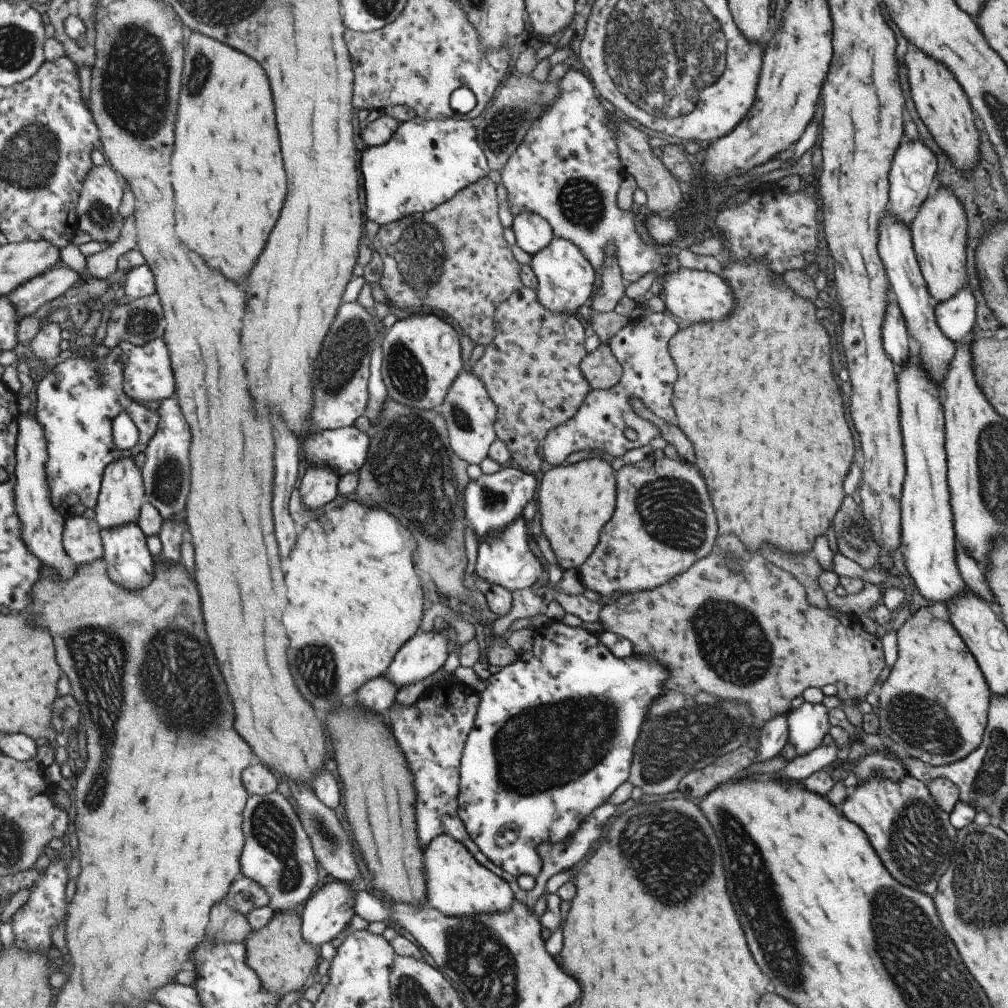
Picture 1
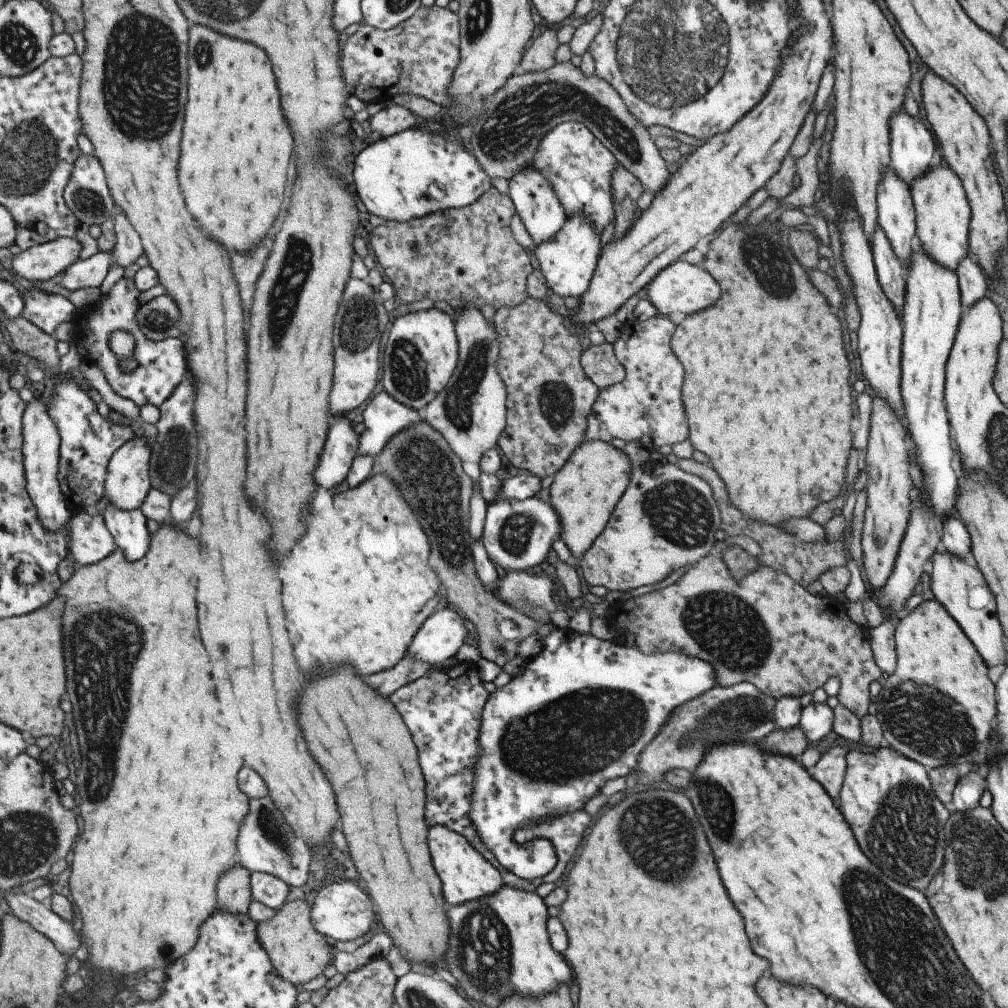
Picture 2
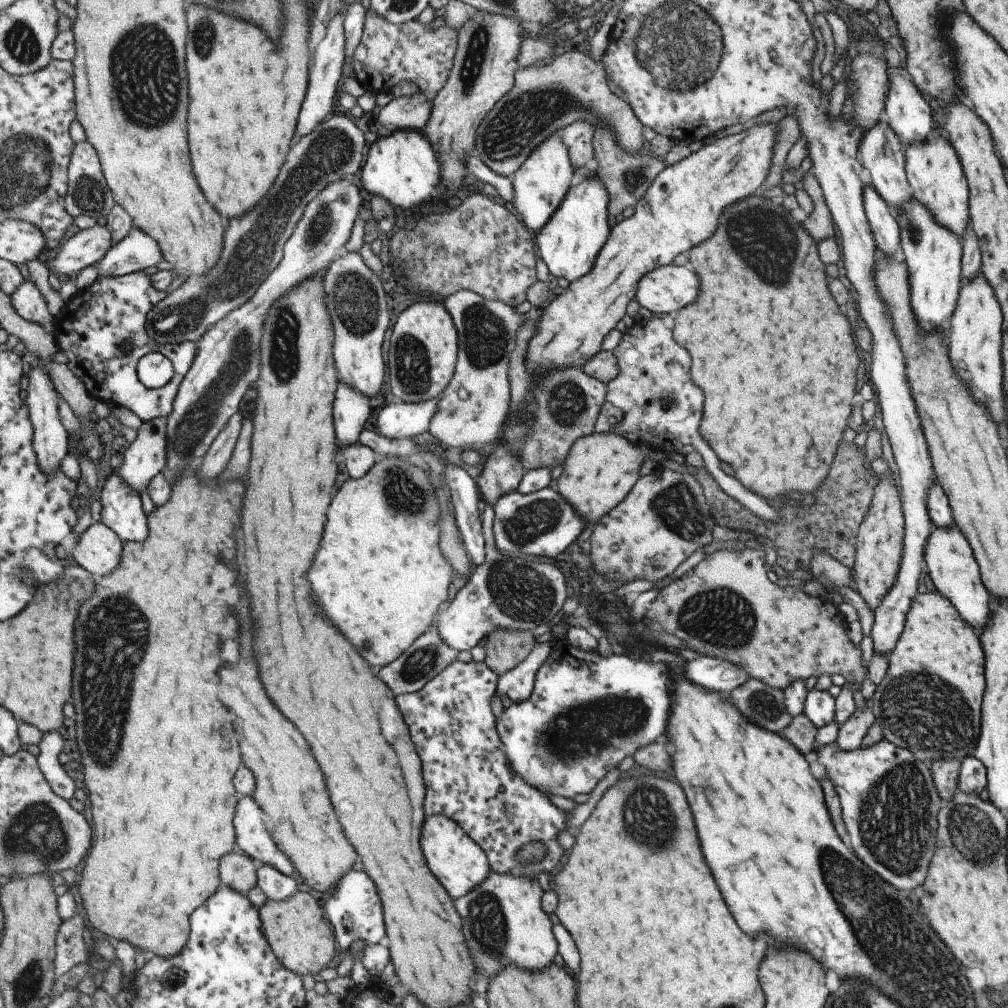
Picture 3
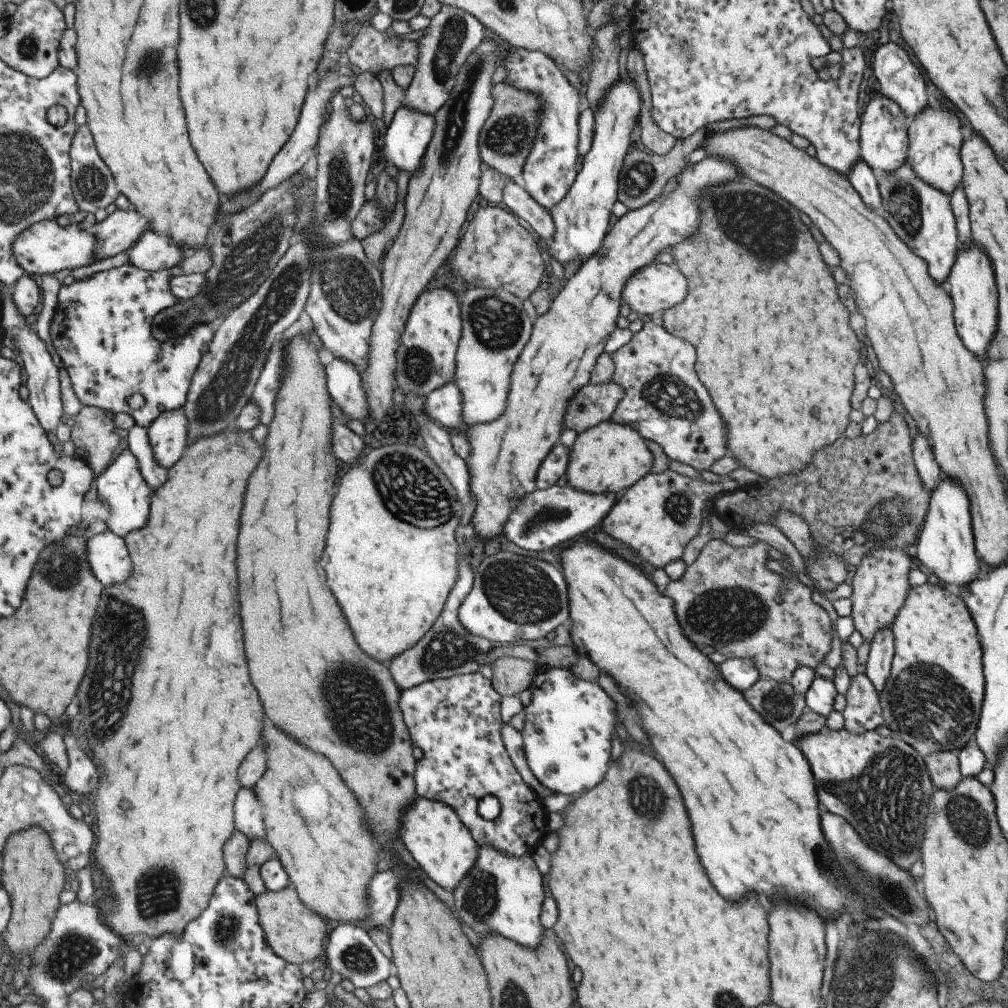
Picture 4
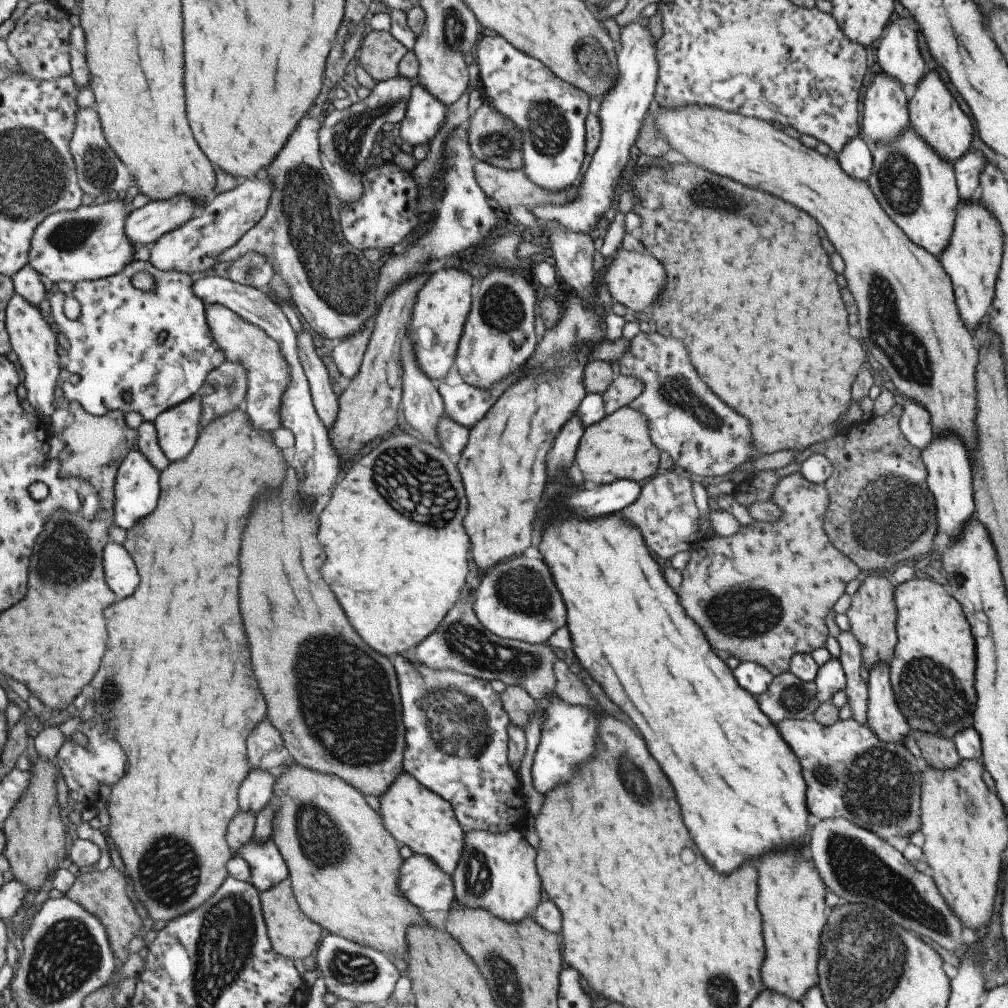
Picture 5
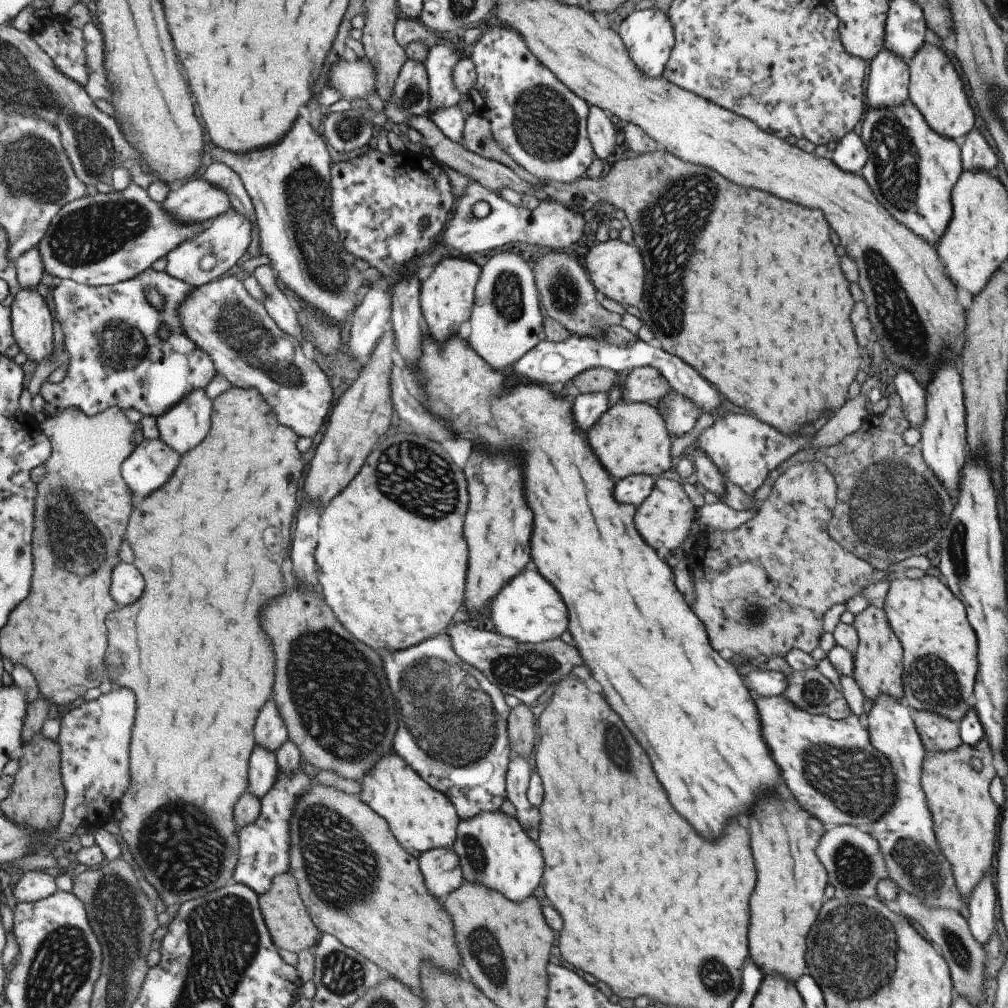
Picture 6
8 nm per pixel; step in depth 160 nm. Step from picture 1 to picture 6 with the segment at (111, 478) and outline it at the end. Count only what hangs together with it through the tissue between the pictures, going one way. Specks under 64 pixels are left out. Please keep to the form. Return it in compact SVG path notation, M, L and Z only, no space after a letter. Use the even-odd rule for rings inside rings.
M206 389L193 391L158 417L160 438L185 454L207 438L213 416L214 400L207 396Z

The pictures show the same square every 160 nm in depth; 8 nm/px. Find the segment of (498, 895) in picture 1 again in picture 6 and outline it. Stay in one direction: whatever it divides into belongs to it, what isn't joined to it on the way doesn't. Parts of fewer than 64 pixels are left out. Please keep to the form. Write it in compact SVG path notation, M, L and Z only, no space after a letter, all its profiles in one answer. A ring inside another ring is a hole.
M397 752L385 755L360 781L362 789L357 795L375 812L378 812L389 824L398 841L405 848L413 848L424 853L436 848L454 848L458 839L458 826L461 817L453 801L444 792L433 788L415 769Z

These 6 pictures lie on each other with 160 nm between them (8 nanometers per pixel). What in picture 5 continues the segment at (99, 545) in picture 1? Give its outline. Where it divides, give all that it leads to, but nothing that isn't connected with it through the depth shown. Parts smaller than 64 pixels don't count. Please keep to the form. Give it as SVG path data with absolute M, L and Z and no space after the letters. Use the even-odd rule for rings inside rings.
M111 541L104 552L106 579L111 580L111 590L119 600L133 596L141 584L139 570L123 546Z

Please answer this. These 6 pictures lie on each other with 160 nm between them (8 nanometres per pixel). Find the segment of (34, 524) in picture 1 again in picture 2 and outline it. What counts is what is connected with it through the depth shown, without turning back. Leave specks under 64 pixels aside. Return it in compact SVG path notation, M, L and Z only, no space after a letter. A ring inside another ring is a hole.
M35 395L27 405L24 420L24 462L27 467L28 490L38 510L38 517L44 527L57 532L68 527L72 515L66 495L59 480L60 457L62 456L62 432L50 415L49 404Z

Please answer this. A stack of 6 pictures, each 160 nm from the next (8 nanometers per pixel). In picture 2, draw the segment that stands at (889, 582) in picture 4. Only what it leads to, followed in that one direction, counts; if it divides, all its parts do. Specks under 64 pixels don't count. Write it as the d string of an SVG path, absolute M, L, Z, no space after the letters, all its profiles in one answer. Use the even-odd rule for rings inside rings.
M874 394L874 397L872 397L869 432L865 447L864 470L867 478L864 487L867 494L867 502L862 521L862 533L860 534L860 549L862 553L858 565L860 571L865 573L865 578L867 578L869 586L873 589L875 588L875 590L880 590L889 574L891 574L898 546L903 538L909 518L913 482L908 463L909 450L907 448L906 438L907 434L901 421L883 400Z

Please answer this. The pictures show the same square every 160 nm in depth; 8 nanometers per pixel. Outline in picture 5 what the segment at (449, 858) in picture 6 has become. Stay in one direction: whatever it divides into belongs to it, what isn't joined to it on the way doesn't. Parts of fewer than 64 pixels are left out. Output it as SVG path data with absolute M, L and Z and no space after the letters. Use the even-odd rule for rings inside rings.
M413 854L402 866L400 889L422 911L449 911L456 899L454 878L429 856Z

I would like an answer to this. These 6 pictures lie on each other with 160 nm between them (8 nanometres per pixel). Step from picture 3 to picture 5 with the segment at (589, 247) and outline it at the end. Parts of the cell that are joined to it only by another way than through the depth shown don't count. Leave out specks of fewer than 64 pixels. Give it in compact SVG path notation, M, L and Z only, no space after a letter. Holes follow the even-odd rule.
M635 21L620 28L618 82L603 99L599 99L597 118L600 124L600 143L592 154L591 162L585 175L577 184L578 192L564 205L532 205L527 210L539 220L556 220L566 230L573 233L587 233L593 229L603 210L613 204L611 192L620 182L624 170L629 166L629 148L637 138L642 120L651 102L654 100L654 88L658 70L656 61L656 41L651 37L645 21Z

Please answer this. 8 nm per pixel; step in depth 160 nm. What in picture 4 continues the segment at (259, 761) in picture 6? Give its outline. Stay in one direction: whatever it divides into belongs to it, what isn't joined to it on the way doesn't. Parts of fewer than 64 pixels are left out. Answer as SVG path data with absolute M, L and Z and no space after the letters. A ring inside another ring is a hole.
M243 788L235 802L237 828L251 840L267 839L266 819L263 820L263 802L253 788Z

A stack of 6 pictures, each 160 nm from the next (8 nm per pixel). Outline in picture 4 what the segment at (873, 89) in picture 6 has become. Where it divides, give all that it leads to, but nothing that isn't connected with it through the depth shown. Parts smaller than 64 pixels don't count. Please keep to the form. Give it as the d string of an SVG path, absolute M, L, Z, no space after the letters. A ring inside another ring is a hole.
M872 94L860 117L860 135L858 156L867 163L875 174L894 171L906 160L908 138L906 133L908 120L902 108L885 95Z

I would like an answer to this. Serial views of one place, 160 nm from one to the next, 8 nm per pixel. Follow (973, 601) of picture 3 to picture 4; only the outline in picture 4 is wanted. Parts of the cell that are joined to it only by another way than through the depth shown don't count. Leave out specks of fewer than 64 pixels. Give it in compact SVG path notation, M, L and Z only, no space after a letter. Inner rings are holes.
M941 474L939 482L930 490L928 509L911 552L923 566L929 569L929 573L935 574L944 582L944 588L955 594L963 585L967 586L969 580L983 578L985 570L981 568L981 560L975 556L973 550L969 500L965 490L955 479Z

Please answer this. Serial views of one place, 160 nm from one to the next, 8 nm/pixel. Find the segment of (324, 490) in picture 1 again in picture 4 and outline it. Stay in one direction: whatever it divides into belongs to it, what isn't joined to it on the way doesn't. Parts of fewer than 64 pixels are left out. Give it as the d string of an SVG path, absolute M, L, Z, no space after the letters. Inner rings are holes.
M335 358L326 365L331 396L347 416L368 423L368 398L362 387L361 370L345 359Z

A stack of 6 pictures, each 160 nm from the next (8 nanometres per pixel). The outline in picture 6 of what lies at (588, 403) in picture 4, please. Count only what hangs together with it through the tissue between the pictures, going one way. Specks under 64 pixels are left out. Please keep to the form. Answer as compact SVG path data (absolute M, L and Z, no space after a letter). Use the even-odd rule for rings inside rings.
M653 365L635 367L629 370L621 386L621 400L646 403L662 399L669 391L665 377Z

